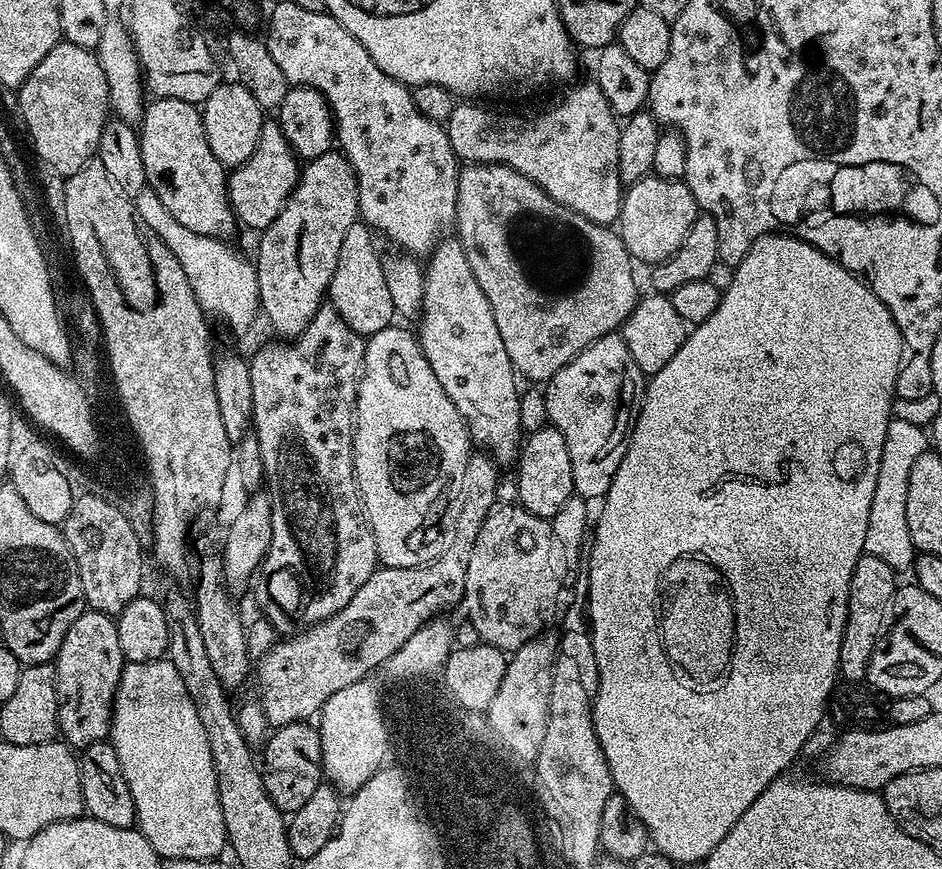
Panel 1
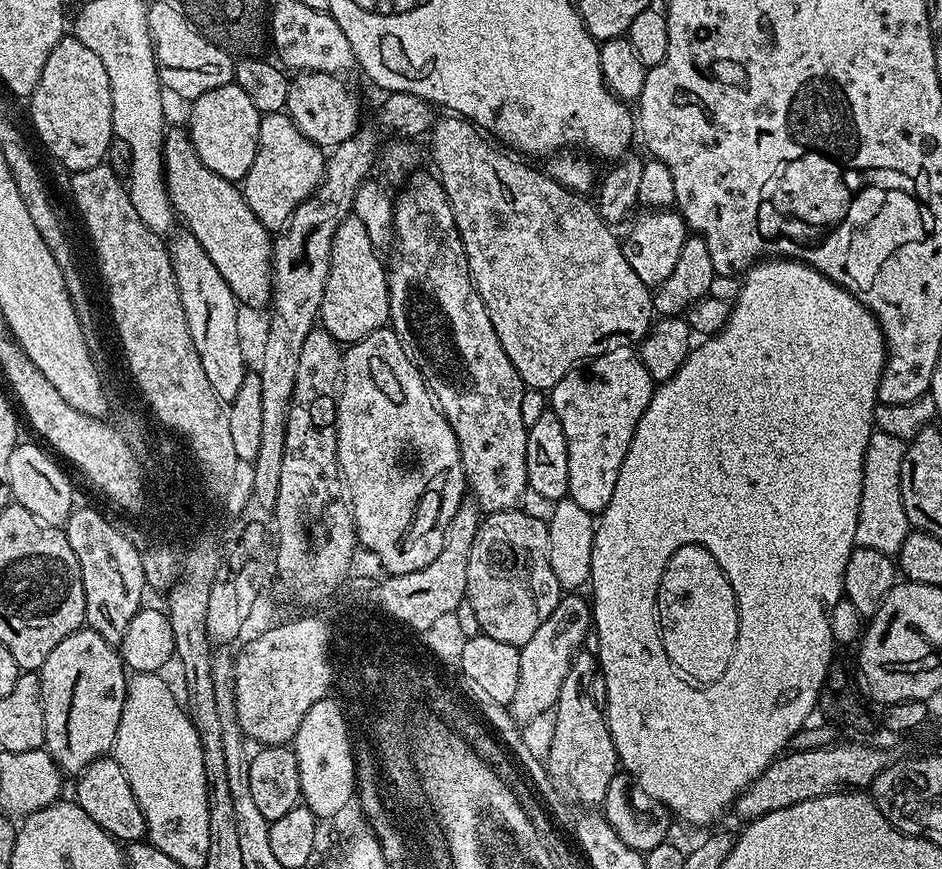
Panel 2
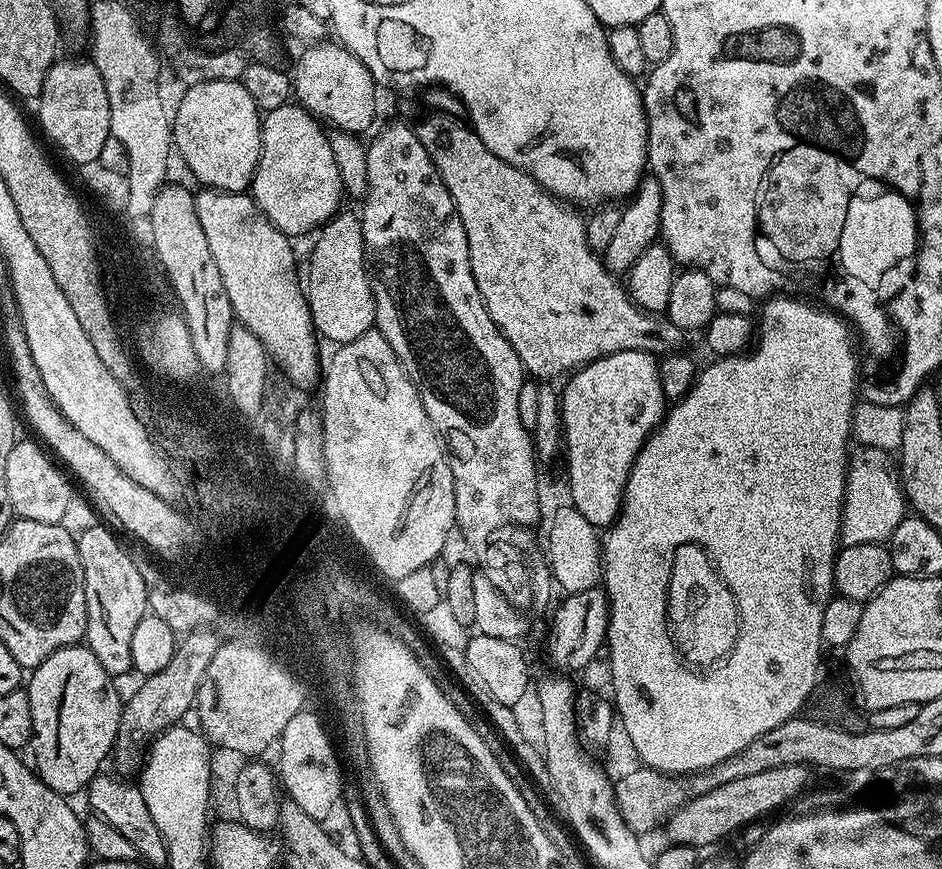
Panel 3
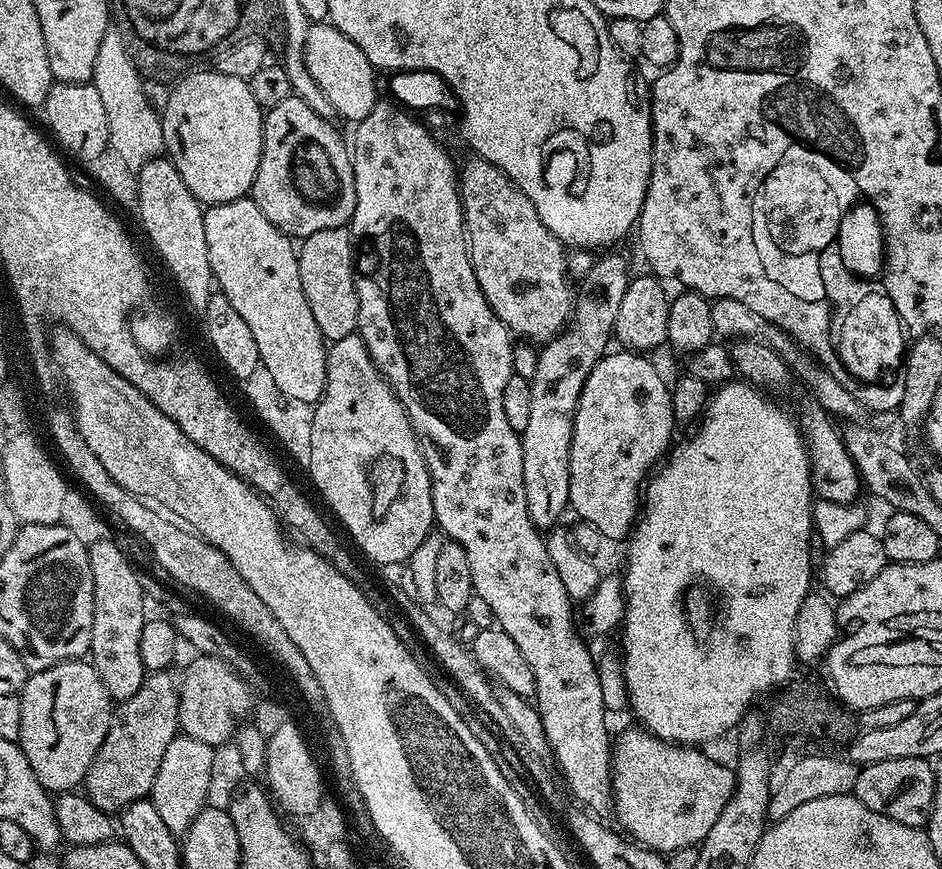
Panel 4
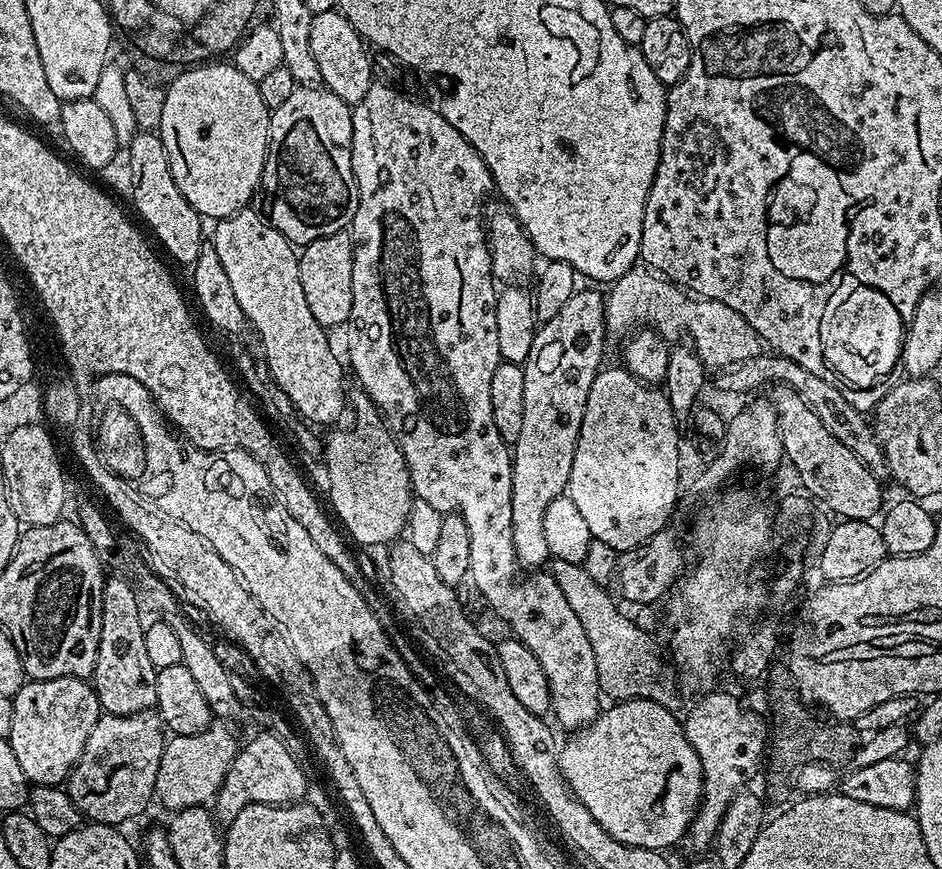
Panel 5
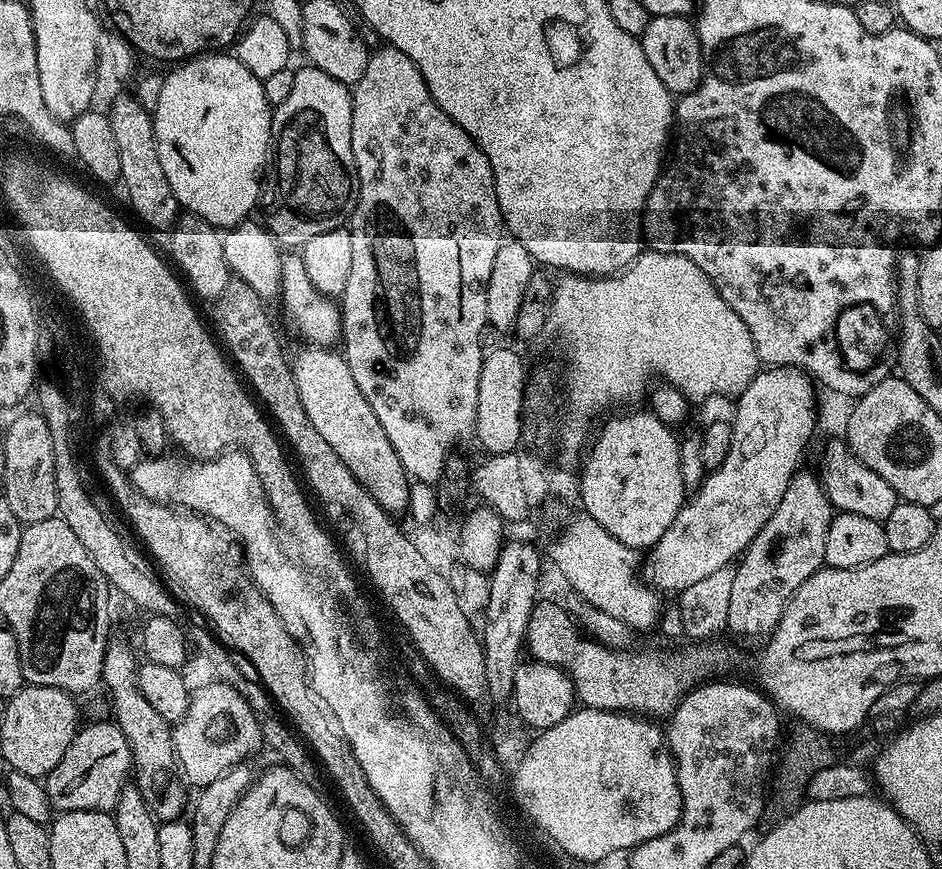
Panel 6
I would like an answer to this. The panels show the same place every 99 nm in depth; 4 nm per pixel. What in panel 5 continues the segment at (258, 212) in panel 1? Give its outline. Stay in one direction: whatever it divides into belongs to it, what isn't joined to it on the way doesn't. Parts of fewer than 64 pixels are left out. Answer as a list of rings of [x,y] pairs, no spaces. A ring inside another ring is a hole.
[[[296,87],[294,94],[282,106],[271,109],[268,117],[268,153],[264,159],[264,175],[262,177],[263,191],[268,191],[268,200],[272,205],[266,211],[267,219],[277,228],[293,246],[303,246],[314,242],[318,238],[326,238],[335,232],[343,232],[349,227],[356,213],[356,207],[360,199],[358,198],[358,186],[354,178],[352,169],[352,109],[353,105],[348,104],[338,94],[329,92],[327,88],[302,88]]]

